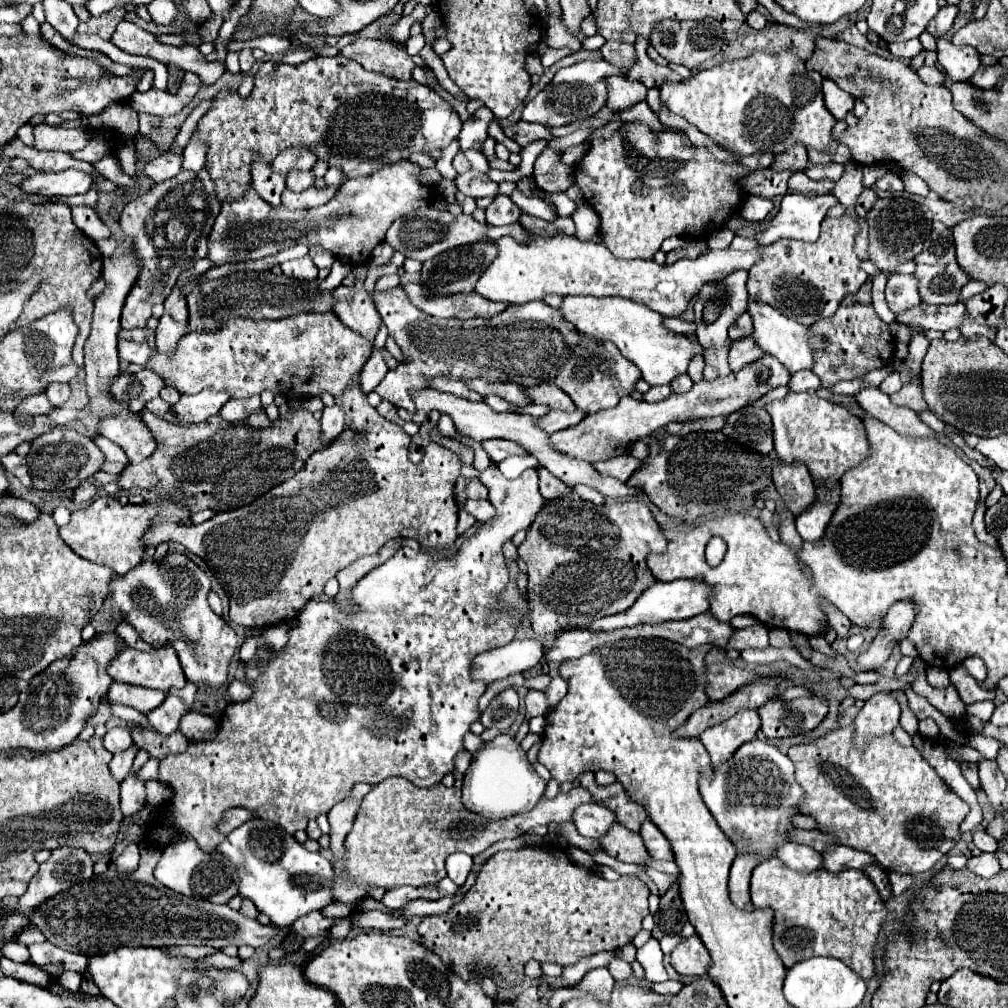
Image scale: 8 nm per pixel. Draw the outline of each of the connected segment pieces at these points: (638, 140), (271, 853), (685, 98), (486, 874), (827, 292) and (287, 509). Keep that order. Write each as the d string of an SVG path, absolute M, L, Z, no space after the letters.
M626 122L626 126L618 132L614 132L610 138L596 138L590 142L590 150L586 152L586 156L574 166L574 182L576 186L582 190L584 194L584 202L590 204L594 208L594 212L600 216L600 236L604 240L604 244L608 246L608 250L616 256L616 258L622 258L622 260L634 260L634 258L642 258L642 260L650 260L658 250L660 250L660 244L670 238L670 236L690 236L690 238L708 238L712 236L714 232L718 232L722 228L722 224L730 218L730 214L736 212L736 202L740 206L742 202L742 188L736 184L738 178L744 178L748 176L752 170L742 166L740 164L740 158L736 158L736 164L722 164L718 162L710 150L706 148L694 148L688 140L686 134L674 134L674 132L654 132L650 130L648 126L644 124L638 124L638 122Z
M252 818L244 822L240 828L232 830L224 842L218 844L218 850L224 852L238 868L240 894L250 898L256 908L270 916L272 924L278 928L288 928L300 916L312 910L322 912L322 908L334 902L332 862L326 860L320 852L308 852L302 844L296 842L294 836L270 820Z
M754 52L748 58L724 62L710 70L702 70L690 80L664 84L660 88L660 102L668 108L668 112L682 116L700 132L708 134L720 146L732 150L734 154L782 154L794 144L826 152L832 142L832 128L836 126L836 118L832 118L822 100L822 76L818 72L808 72L804 68L804 62L790 52L780 52L774 56L766 52Z
M526 846L518 852L494 854L482 866L476 884L466 892L462 902L454 904L446 914L424 916L418 934L420 944L430 952L436 952L444 964L464 980L470 980L472 974L488 974L502 978L508 984L522 984L526 978L524 966L530 960L540 964L554 962L564 968L592 954L620 950L630 944L642 930L642 918L648 914L648 896L648 886L636 876L622 876L616 882L608 882L592 870L574 864L560 846Z
M824 218L824 230L820 238L812 244L802 240L780 238L770 246L762 246L762 258L754 264L748 278L748 292L754 300L766 302L772 308L778 308L780 314L812 326L816 320L830 318L840 300L856 292L868 278L860 270L860 258L854 254L854 236L858 224L848 218Z
M358 376L352 380L352 384L344 390L342 396L336 398L336 404L344 410L346 414L346 426L344 426L344 432L340 432L340 436L330 442L330 446L326 446L324 450L318 450L310 456L310 460L306 460L304 468L290 480L282 482L280 486L274 486L272 490L268 490L262 498L258 498L256 502L252 504L246 504L242 508L236 508L236 510L230 510L230 512L218 512L214 514L210 520L202 522L202 524L192 524L192 526L184 526L184 524L154 524L146 534L144 534L144 542L146 546L154 546L154 544L160 544L160 542L180 542L188 552L204 558L210 566L210 570L214 570L214 576L216 580L220 582L220 586L226 590L228 598L230 598L230 620L234 624L242 624L242 626L248 626L248 628L256 628L256 626L276 626L280 622L288 622L288 620L294 620L300 610L306 606L308 600L312 600L314 596L320 596L322 590L324 590L324 584L326 580L334 578L342 568L346 568L348 564L352 564L354 560L358 560L360 556L368 556L368 554L376 554L388 540L392 538L412 538L416 540L422 548L426 550L446 550L446 548L452 548L458 534L456 534L456 522L458 522L458 502L454 498L454 484L456 484L456 478L460 476L460 460L454 452L450 452L448 448L432 442L426 446L426 454L424 454L424 460L422 464L412 464L408 460L408 454L400 454L396 452L396 424L390 424L388 420L384 420L376 408L372 408L368 402L366 402L366 394L362 394L360 386L358 386Z

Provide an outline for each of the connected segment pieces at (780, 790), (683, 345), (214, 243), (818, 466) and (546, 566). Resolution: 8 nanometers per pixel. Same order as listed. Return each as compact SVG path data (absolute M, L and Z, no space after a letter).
M762 740L746 742L742 748L738 748L734 752L734 756L728 762L720 764L712 772L710 778L702 776L700 794L702 794L708 810L712 812L714 820L718 822L720 830L732 840L736 850L738 852L760 852L760 856L764 856L764 858L776 856L776 848L780 848L780 844L788 842L788 840L784 840L784 832L788 832L788 828L794 828L792 816L798 814L800 800L804 798L804 790L800 788L800 784L794 778L792 760L784 752L780 752L776 746L762 742Z
M566 296L562 300L560 312L564 320L572 322L578 332L592 336L596 340L608 340L612 342L624 358L634 362L642 378L650 386L658 384L670 384L676 376L686 374L688 364L694 356L702 356L704 348L698 340L690 340L686 334L676 334L664 328L664 316L650 310L648 306L624 300L620 296L604 296L604 298L592 298L592 296Z
M408 160L390 164L368 178L346 180L334 198L318 208L288 212L288 208L274 208L264 202L254 188L248 188L244 200L224 202L218 214L218 226L214 226L208 238L208 258L214 266L226 262L246 262L252 258L264 258L278 254L284 248L306 244L322 246L330 250L338 260L360 266L368 264L376 244L384 242L388 226L416 208L430 206L436 198L436 188L418 180L422 168Z
M788 392L782 400L764 406L774 426L774 450L784 464L802 462L814 482L832 490L844 472L858 466L870 456L870 444L860 418L852 416L844 406L820 398L816 392Z
M564 496L560 500L548 500L528 530L528 538L518 546L518 556L528 568L528 616L536 634L562 632L572 626L584 626L592 620L626 612L640 592L654 584L646 556L652 552L664 552L668 540L656 524L652 512L644 502L616 502L616 504L592 504L576 496Z

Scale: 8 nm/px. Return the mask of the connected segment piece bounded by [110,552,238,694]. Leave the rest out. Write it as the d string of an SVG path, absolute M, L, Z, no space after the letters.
M176 552L166 554L160 566L154 560L142 562L136 568L132 568L128 574L110 580L112 616L118 616L120 612L120 618L130 620L130 624L140 632L144 642L148 642L150 646L162 646L162 644L172 646L180 658L186 680L196 684L198 690L204 694L210 694L228 682L228 668L238 648L236 632L224 622L222 616L214 614L212 608L208 606L208 600L206 600L208 592L210 592L210 580L204 574L204 570L200 570L190 558Z

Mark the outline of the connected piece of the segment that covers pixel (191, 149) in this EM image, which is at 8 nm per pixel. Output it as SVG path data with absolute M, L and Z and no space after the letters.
M194 140L188 142L186 150L184 150L184 170L200 170L204 166L204 158L206 158L206 146L200 142L196 144Z

